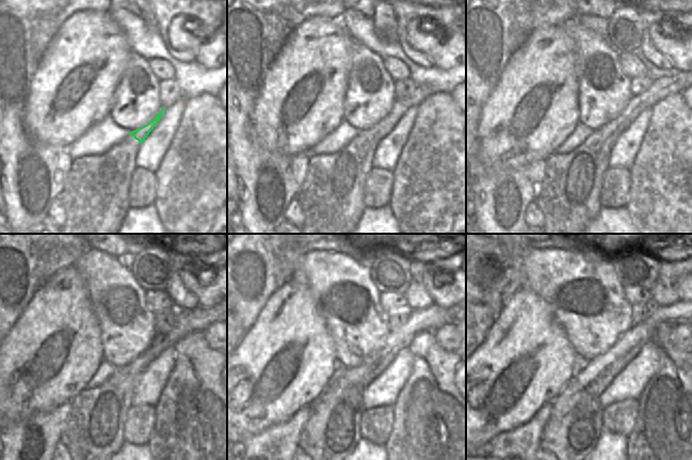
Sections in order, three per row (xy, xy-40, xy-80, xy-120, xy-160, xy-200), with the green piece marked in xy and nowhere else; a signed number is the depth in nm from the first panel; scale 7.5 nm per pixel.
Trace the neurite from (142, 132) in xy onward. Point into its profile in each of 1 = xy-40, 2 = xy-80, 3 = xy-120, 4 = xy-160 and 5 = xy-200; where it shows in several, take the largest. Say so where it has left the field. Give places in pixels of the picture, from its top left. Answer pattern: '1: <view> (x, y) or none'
1: xy-40 (382, 129)
2: xy-80 (661, 88)
3: xy-120 (197, 319)
4: xy-160 (433, 317)
5: xy-200 (600, 370)

